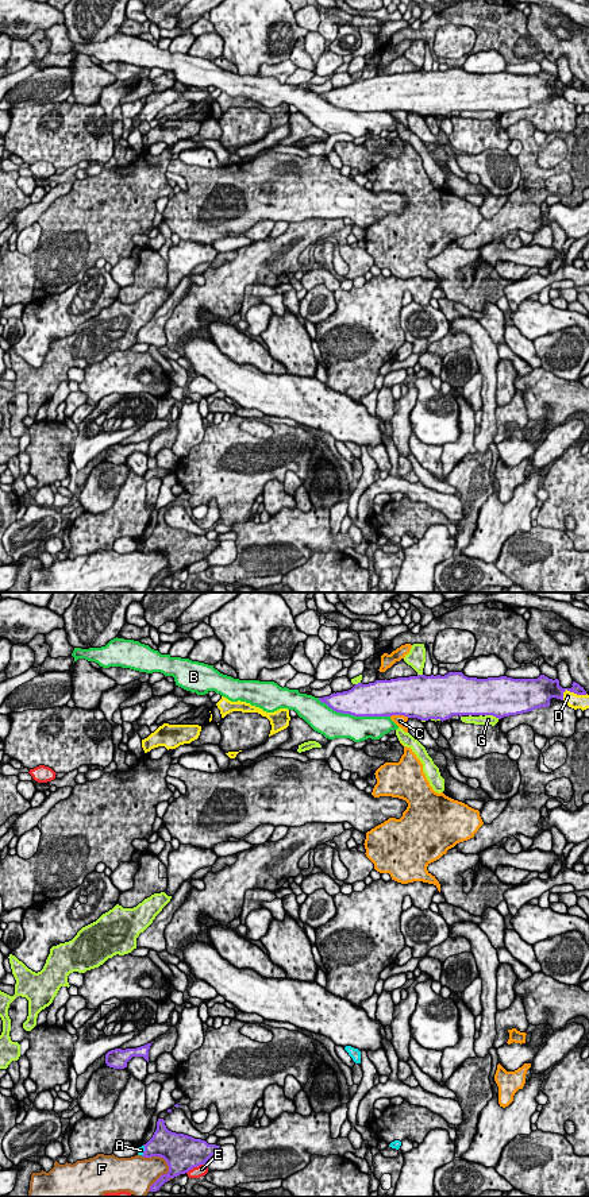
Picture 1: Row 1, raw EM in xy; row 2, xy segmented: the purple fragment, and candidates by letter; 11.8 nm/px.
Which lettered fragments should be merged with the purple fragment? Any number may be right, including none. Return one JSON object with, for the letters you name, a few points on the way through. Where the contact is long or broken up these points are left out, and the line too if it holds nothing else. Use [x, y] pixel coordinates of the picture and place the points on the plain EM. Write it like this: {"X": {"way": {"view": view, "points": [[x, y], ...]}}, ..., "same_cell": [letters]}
{"same_cell": []}

